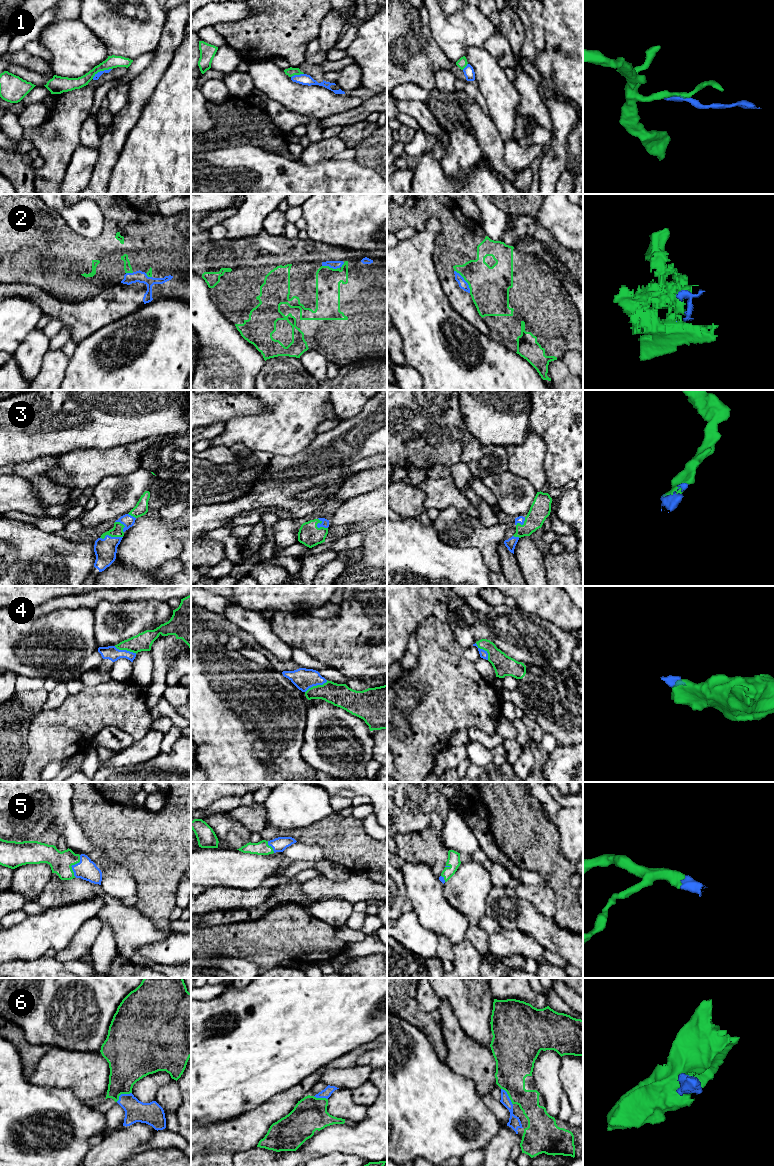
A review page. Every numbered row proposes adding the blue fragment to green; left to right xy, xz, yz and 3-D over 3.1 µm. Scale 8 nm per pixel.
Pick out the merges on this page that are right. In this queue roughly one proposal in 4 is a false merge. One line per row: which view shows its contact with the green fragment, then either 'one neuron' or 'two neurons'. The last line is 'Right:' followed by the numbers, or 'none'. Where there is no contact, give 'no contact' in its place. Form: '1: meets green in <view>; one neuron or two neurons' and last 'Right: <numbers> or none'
1: meets green in xy; two neurons
2: meets green in yz; two neurons
3: meets green in xy; one neuron
4: meets green in xz; one neuron
5: meets green in xy; one neuron
6: meets green in xy; one neuron
Right: 3, 4, 5, 6

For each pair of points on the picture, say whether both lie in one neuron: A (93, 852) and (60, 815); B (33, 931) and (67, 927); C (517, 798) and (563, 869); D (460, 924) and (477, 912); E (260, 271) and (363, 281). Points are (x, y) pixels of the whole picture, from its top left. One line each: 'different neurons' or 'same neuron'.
A: same neuron
B: same neuron
C: same neuron
D: different neurons
E: same neuron

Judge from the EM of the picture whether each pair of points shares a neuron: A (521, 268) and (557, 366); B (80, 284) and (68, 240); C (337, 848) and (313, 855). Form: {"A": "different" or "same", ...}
{"A": "different", "B": "same", "C": "different"}

